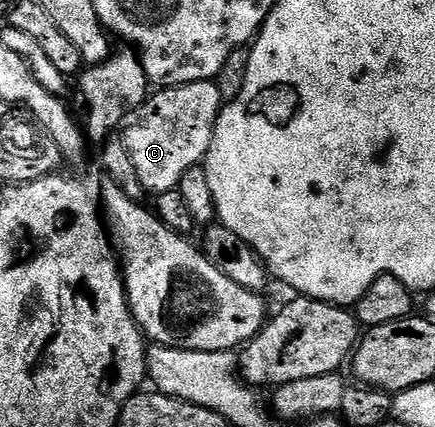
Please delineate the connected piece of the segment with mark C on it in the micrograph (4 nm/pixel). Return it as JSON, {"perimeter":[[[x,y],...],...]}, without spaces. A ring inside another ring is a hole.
{"perimeter":[[[214,81],[168,87],[153,93],[154,96],[151,94],[129,112],[120,137],[128,149],[128,157],[132,157],[143,192],[150,194],[151,191],[151,196],[157,197],[165,191],[175,190],[180,177],[205,160],[212,145],[218,113],[224,106],[224,96],[218,92]]]}

